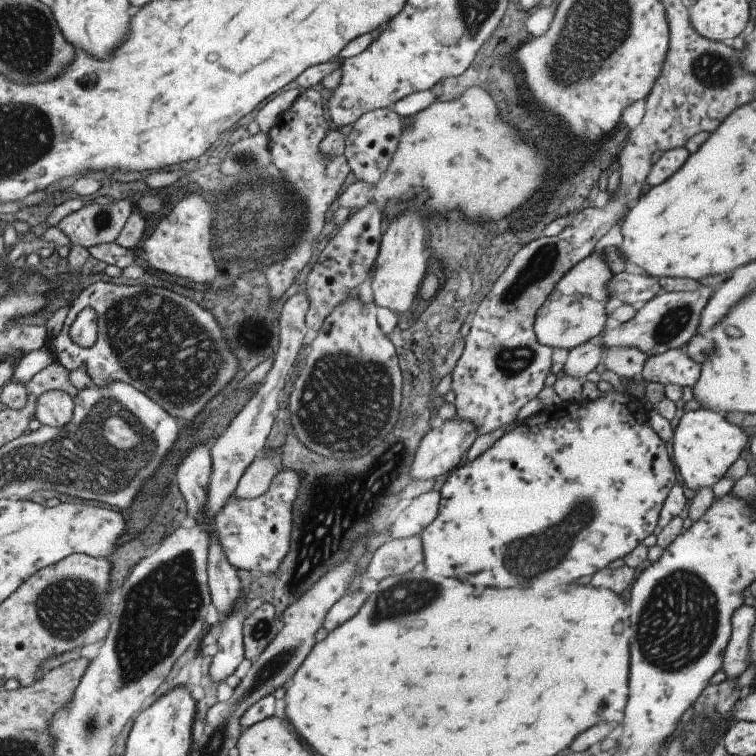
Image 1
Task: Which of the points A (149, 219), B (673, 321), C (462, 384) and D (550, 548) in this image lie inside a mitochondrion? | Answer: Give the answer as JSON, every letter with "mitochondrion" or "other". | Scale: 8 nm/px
{"A":"other","B":"mitochondrion","C":"other","D":"mitochondrion"}

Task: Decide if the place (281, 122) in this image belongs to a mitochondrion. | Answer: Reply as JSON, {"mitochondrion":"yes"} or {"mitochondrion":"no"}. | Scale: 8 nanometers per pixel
{"mitochondrion":"no"}

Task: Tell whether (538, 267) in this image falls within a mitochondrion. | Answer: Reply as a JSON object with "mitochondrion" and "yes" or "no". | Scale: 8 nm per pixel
{"mitochondrion":"yes"}

